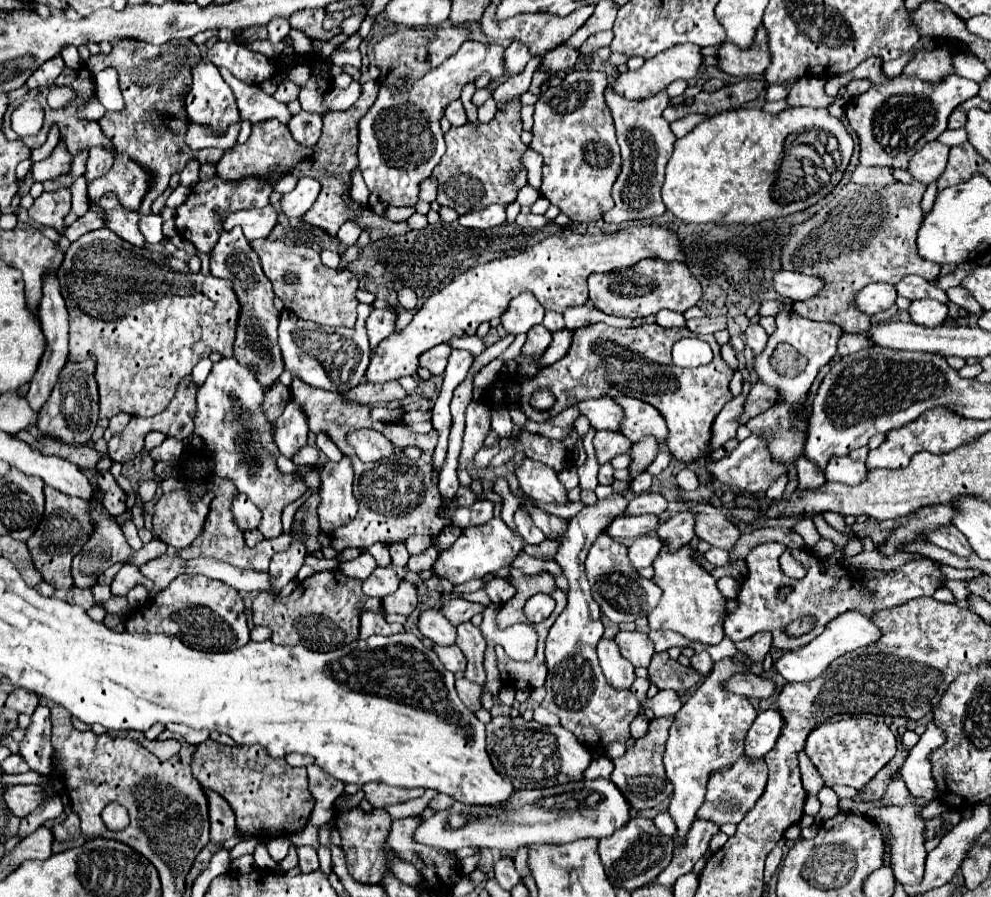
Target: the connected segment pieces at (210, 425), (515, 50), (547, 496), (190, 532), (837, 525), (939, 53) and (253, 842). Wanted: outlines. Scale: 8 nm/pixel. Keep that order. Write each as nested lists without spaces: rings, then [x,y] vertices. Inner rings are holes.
[[[233,357],[215,363],[205,383],[197,389],[197,415],[193,423],[193,433],[203,441],[199,457],[213,461],[209,475],[231,479],[233,485],[261,509],[263,519],[259,531],[267,539],[281,535],[281,511],[289,503],[301,499],[307,487],[295,471],[283,473],[277,467],[279,449],[273,441],[273,425],[263,415],[263,389],[259,387],[253,371],[239,365]]]
[[[513,41],[513,43],[505,49],[503,59],[505,59],[505,63],[507,63],[507,73],[509,73],[509,75],[517,75],[517,73],[521,73],[521,71],[525,69],[527,61],[531,59],[531,55],[529,55],[529,49],[527,49],[525,45]]]
[[[523,459],[515,467],[515,477],[519,483],[519,489],[523,489],[527,495],[531,495],[537,501],[545,503],[565,503],[565,489],[561,481],[557,479],[557,473],[533,459]]]
[[[185,489],[161,495],[153,515],[157,537],[175,549],[189,547],[203,531],[211,501],[213,493],[205,493],[197,503],[191,503]]]
[[[823,513],[823,517],[825,517],[825,521],[827,521],[835,531],[839,531],[839,533],[843,533],[843,535],[853,535],[853,529],[845,523],[845,519],[843,519],[841,515],[837,515],[837,513]]]
[[[937,45],[931,51],[917,53],[905,67],[903,75],[915,75],[923,81],[939,83],[943,77],[953,73],[951,57],[957,49],[951,49],[949,45]]]
[[[254,836],[249,840],[239,842],[230,850],[230,860],[233,861],[233,859],[242,855],[253,854],[255,847],[257,847],[259,844],[259,838]]]

